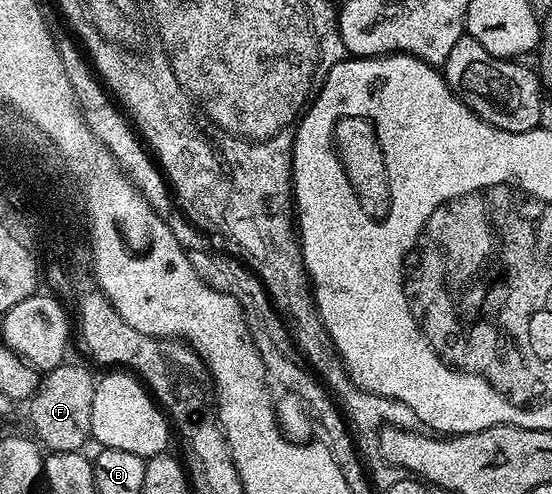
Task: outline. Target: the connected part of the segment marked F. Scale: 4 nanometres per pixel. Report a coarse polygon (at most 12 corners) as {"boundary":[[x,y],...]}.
{"boundary":[[66,362],[28,401],[49,452],[90,443],[92,376]]}

